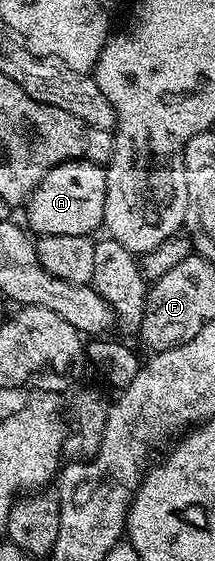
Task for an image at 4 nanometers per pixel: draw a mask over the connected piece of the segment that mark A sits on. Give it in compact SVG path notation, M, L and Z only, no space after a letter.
M84 158L57 165L49 169L49 173L45 173L43 180L35 186L33 193L27 198L25 210L28 223L26 226L36 236L91 235L98 227L100 230L104 226L107 217L107 172L100 164L89 163Z

